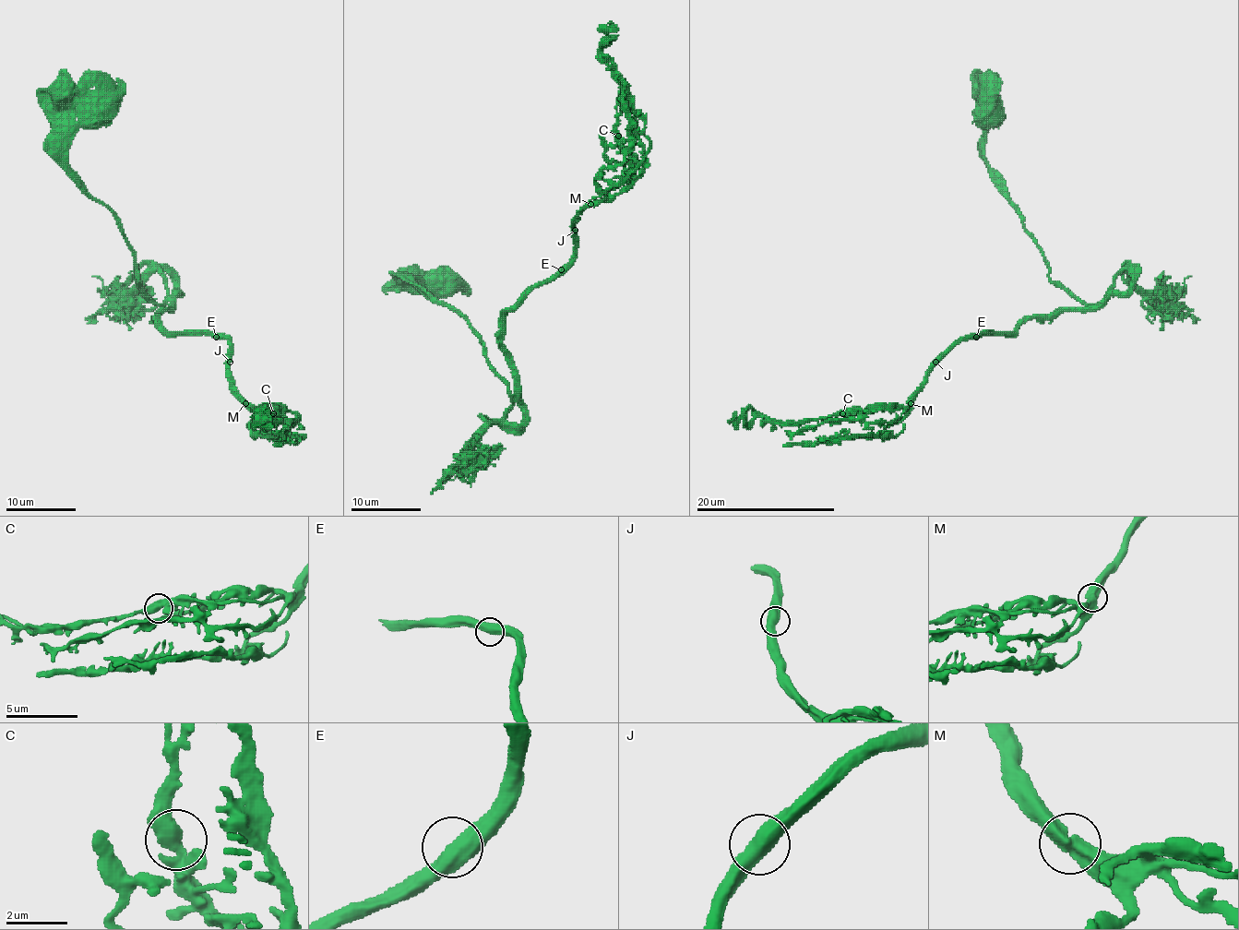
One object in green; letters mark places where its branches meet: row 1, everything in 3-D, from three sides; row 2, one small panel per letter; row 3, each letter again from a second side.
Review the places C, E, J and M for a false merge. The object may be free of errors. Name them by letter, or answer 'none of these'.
none of these

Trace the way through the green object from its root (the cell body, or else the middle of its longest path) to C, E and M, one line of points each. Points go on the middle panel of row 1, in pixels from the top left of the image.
C: (446, 283), (413, 279), (476, 330), (512, 395), (502, 318), (569, 261), (577, 218), (622, 179), (618, 136)
E: (446, 283), (453, 279), (413, 279), (476, 330), (512, 395), (502, 318), (561, 269)
M: (446, 283), (453, 279), (413, 279), (476, 330), (512, 395), (502, 318), (569, 261), (577, 218), (590, 204)

